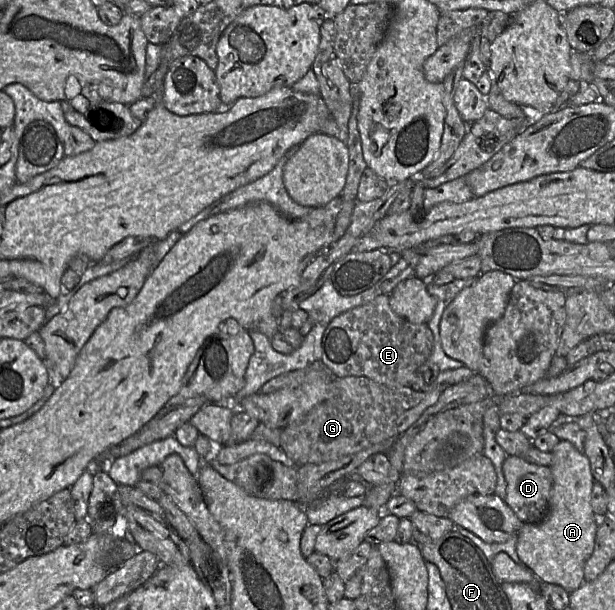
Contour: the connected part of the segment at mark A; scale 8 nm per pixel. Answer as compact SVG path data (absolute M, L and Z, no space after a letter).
M560 440L551 453L553 485L548 512L537 523L522 524L516 552L539 581L559 585L571 593L584 583L584 564L594 549L598 517L591 507L591 493L595 479L589 459L572 443Z

